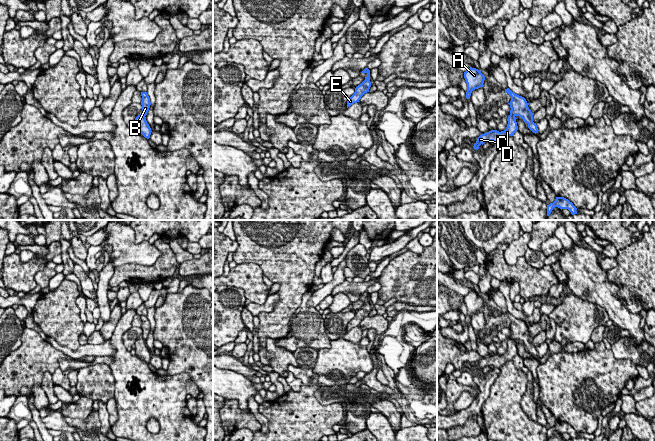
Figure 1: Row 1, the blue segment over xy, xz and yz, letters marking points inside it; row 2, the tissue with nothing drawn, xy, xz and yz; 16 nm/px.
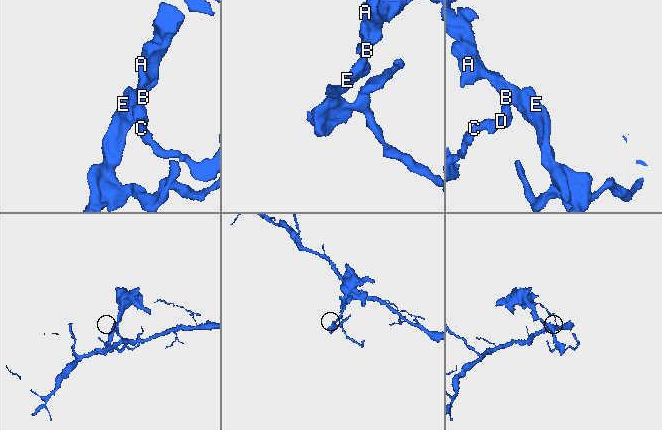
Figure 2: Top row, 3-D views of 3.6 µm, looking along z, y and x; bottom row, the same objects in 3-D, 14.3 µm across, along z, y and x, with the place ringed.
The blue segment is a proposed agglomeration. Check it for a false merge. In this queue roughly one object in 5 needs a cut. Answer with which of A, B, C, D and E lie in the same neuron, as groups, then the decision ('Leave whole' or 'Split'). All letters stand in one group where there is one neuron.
Groups: A B E / C D. Split

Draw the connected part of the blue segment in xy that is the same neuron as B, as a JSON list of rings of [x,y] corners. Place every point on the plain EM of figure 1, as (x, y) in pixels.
[[[141,316],[141,320],[142,320],[142,326],[141,326],[141,329],[142,329],[142,338],[144,340],[146,340],[147,337],[148,337],[148,335],[149,335],[151,326],[150,326],[150,322],[149,322],[147,316]]]

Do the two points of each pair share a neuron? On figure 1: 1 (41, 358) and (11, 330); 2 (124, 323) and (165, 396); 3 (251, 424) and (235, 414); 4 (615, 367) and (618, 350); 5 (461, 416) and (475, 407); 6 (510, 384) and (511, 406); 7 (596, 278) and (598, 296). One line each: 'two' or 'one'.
1: two
2: one
3: one
4: two
5: one
6: one
7: one

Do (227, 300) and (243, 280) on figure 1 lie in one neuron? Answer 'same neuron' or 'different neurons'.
different neurons

